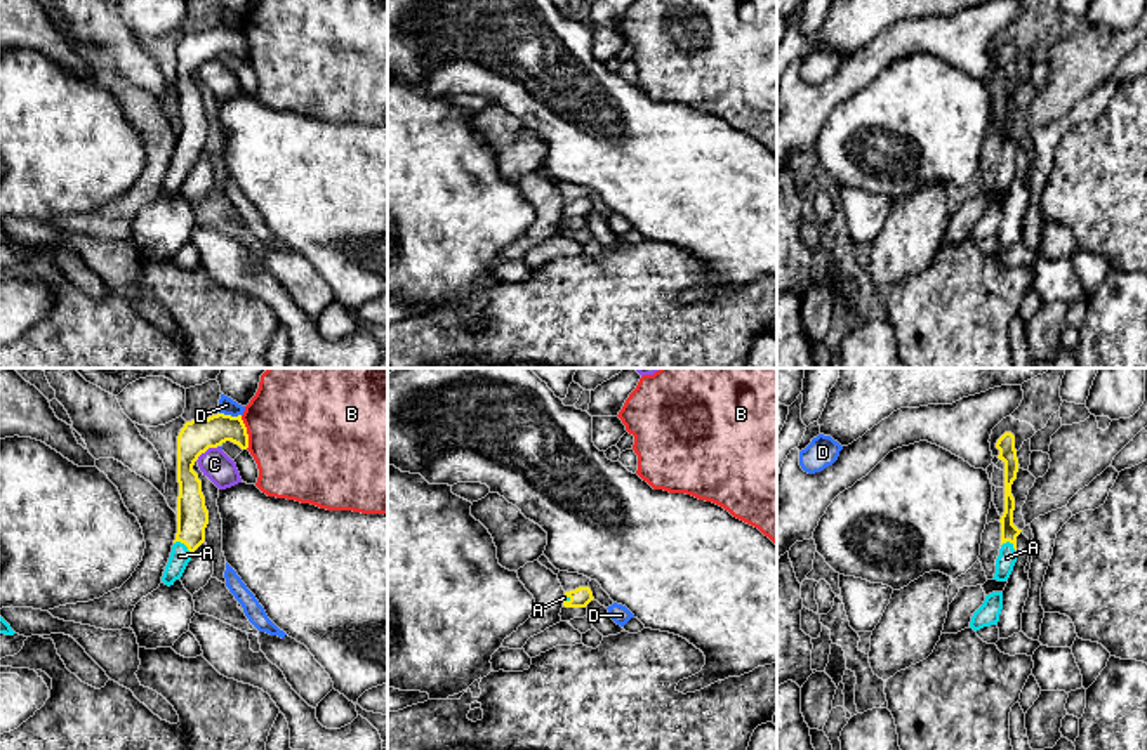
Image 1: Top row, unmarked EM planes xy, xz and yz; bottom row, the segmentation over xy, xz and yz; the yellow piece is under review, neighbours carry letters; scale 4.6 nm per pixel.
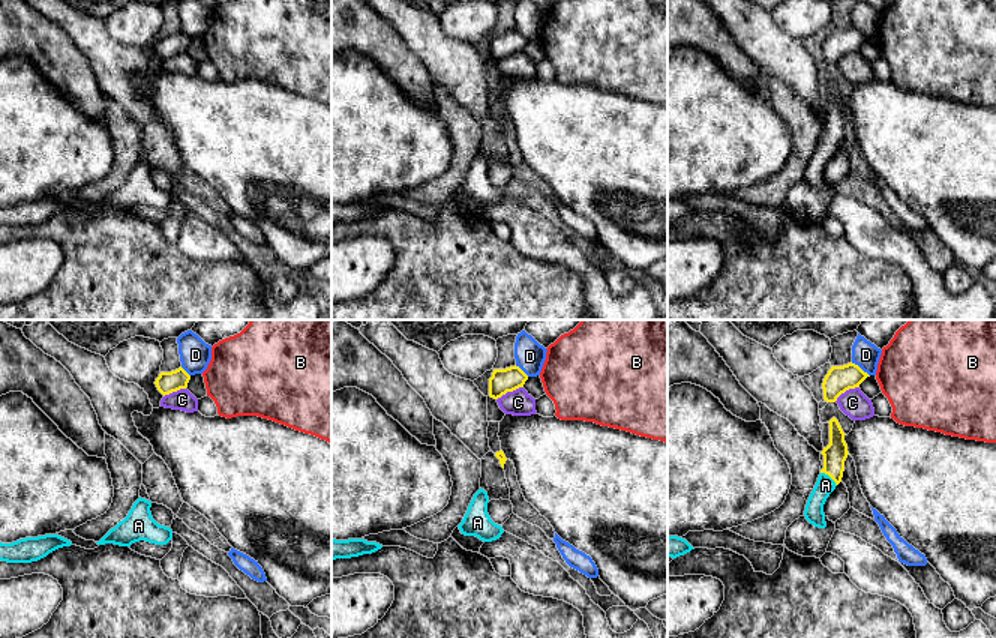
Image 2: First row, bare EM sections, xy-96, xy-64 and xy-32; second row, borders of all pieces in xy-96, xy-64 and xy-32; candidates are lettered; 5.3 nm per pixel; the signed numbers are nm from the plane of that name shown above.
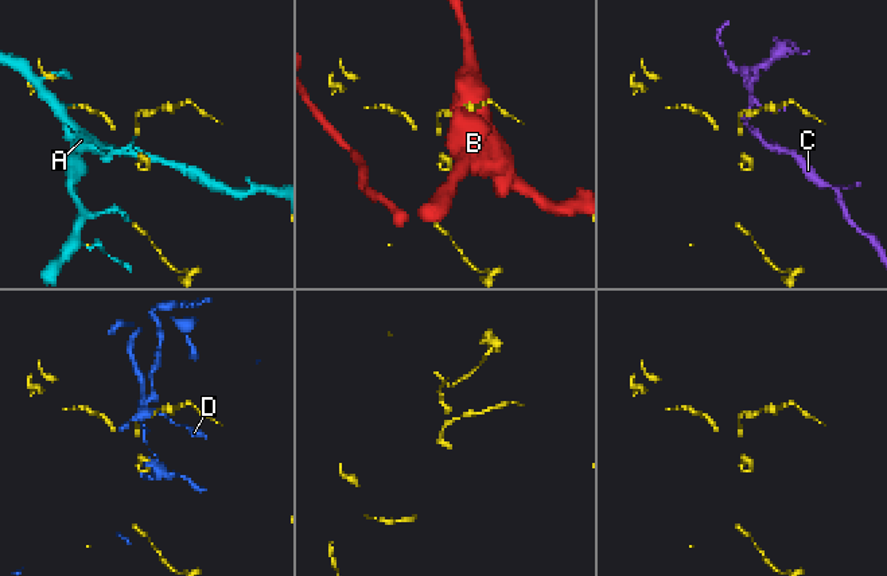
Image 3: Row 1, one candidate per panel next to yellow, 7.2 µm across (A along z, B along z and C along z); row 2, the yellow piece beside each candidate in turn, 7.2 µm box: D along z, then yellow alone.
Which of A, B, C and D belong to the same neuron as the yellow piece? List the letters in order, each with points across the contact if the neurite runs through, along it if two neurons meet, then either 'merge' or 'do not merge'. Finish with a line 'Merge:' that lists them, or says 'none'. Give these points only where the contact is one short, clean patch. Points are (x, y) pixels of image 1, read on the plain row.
A: merge
B: do not merge
C: border xy (218, 56), (205, 61), (195, 72); do not merge
D: do not merge
Merge: A

